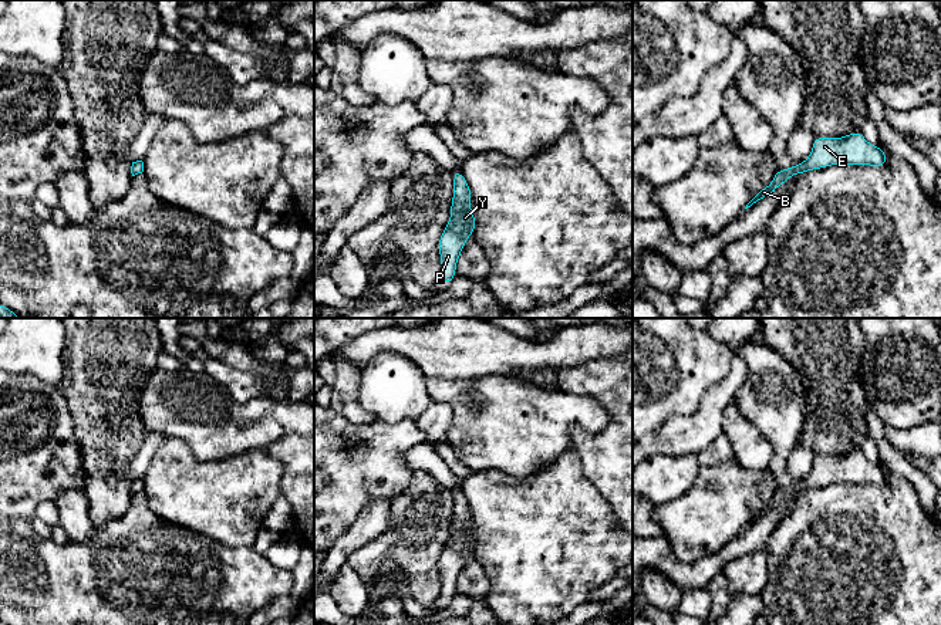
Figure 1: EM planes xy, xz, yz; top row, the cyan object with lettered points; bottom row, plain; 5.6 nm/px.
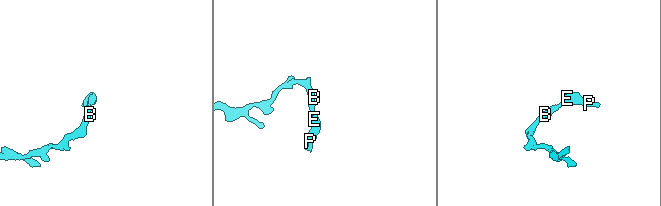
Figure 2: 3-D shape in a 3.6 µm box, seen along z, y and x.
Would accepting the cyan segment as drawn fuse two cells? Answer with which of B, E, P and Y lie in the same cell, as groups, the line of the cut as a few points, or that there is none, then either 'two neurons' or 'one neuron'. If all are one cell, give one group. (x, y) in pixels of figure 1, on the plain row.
groups B E P Y; cut none; one neuron

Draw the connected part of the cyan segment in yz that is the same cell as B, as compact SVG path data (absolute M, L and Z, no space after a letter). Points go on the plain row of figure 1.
M860 449L843 456L816 455L809 476L787 487L778 487L772 500L745 527L778 509L793 493L803 493L812 487L823 487L832 483L870 483L884 486L887 483L887 472L880 464L870 463Z

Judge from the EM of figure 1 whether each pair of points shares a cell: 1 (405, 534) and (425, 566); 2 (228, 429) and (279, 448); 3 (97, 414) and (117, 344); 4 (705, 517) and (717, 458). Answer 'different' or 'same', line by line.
1: same
2: different
3: same
4: different

